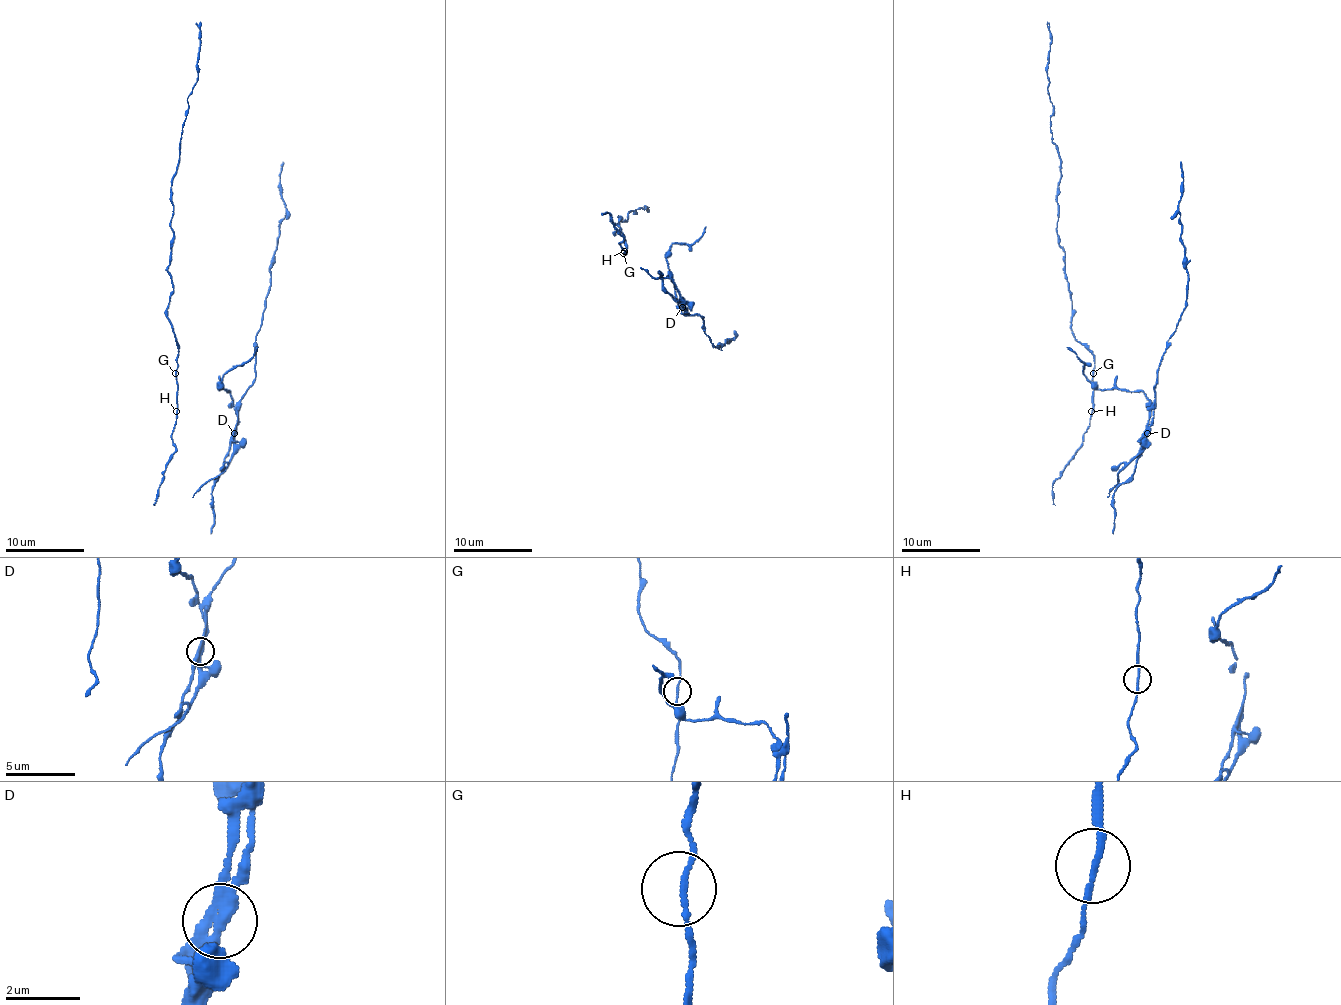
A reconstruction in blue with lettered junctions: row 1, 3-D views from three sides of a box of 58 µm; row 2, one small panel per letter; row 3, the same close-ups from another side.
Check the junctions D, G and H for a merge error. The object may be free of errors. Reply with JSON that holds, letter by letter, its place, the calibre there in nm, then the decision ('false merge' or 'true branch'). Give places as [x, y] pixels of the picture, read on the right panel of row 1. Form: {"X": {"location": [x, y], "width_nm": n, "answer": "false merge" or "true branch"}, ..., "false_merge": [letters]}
{"D": {"location": [1147, 433], "width_nm": 320, "answer": "false merge"}, "G": {"location": [1093, 373], "width_nm": 130, "answer": "true branch"}, "H": {"location": [1091, 411], "width_nm": 150, "answer": "true branch"}, "false_merge": ["D"]}

